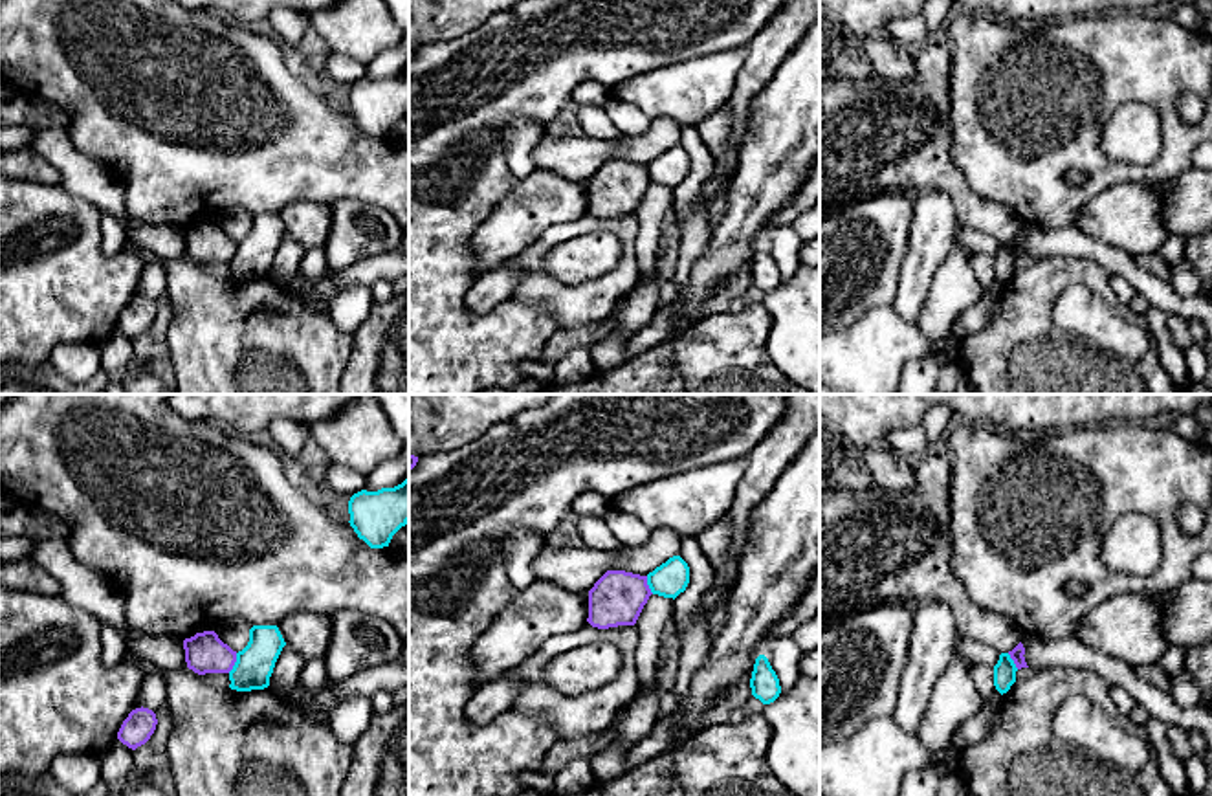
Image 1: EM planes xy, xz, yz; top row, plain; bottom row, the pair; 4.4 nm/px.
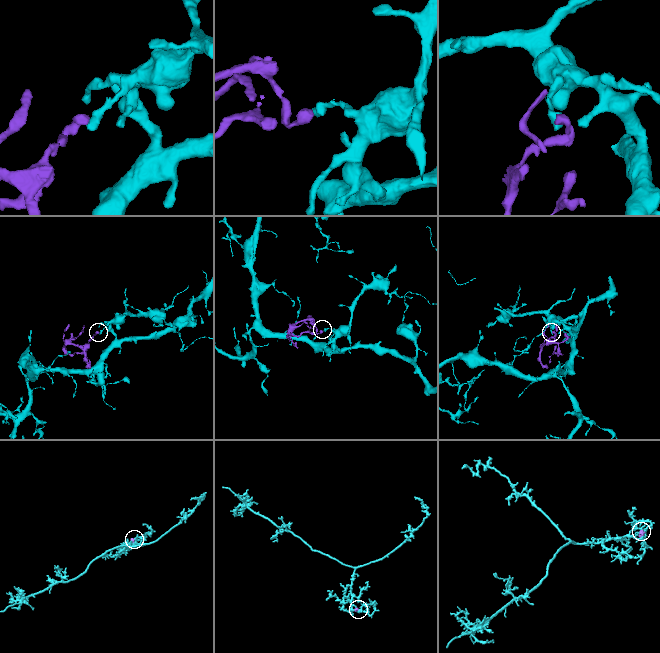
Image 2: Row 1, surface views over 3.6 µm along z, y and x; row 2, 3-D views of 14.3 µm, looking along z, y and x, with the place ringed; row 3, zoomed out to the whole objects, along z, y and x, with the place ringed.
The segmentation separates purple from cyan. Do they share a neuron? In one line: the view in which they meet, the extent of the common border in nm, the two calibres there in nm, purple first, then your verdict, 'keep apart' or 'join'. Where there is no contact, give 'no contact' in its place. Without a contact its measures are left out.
xy | 100 nm | 180/170 nm | keep apart

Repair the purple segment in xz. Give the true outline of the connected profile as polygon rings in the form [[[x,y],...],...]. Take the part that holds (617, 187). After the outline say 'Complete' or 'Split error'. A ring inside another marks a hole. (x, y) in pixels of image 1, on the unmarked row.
[[[607,160],[589,180],[587,211],[598,218],[634,215],[651,183],[647,165]]]. Complete

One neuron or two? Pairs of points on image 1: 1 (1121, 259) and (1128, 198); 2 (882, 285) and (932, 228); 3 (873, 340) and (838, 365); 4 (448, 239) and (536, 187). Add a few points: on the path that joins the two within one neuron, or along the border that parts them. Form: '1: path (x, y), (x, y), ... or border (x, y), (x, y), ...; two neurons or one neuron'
1: border (1082, 233), (1121, 248), (1132, 257); two neurons
2: border (912, 221), (895, 298), (890, 303); two neurons
3: path (864, 349), (853, 360), (848, 360); one neuron
4: border (517, 182), (477, 228), (472, 239), (473, 255); two neurons

